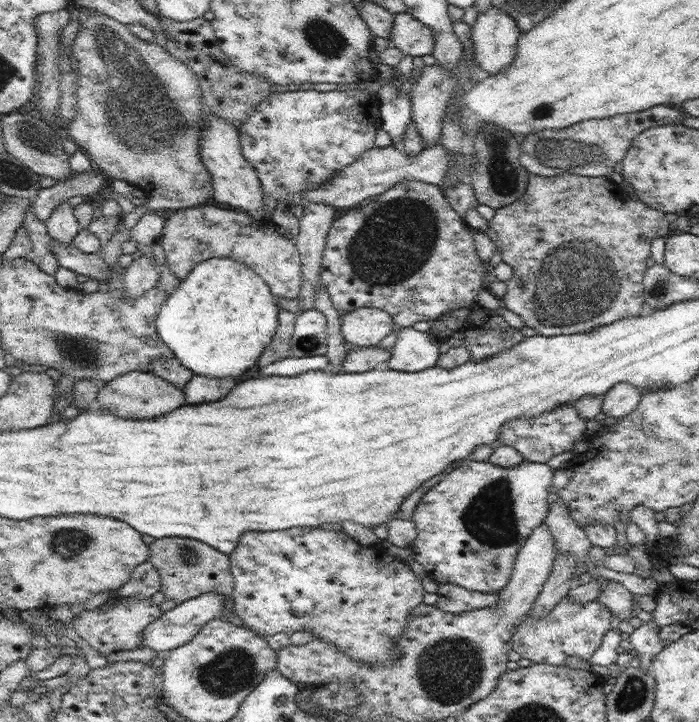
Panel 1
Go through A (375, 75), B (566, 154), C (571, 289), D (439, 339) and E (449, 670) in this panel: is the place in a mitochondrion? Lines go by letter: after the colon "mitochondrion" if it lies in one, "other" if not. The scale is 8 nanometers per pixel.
A: other
B: mitochondrion
C: mitochondrion
D: other
E: mitochondrion

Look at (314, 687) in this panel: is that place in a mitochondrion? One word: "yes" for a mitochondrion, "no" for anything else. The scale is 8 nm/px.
no

